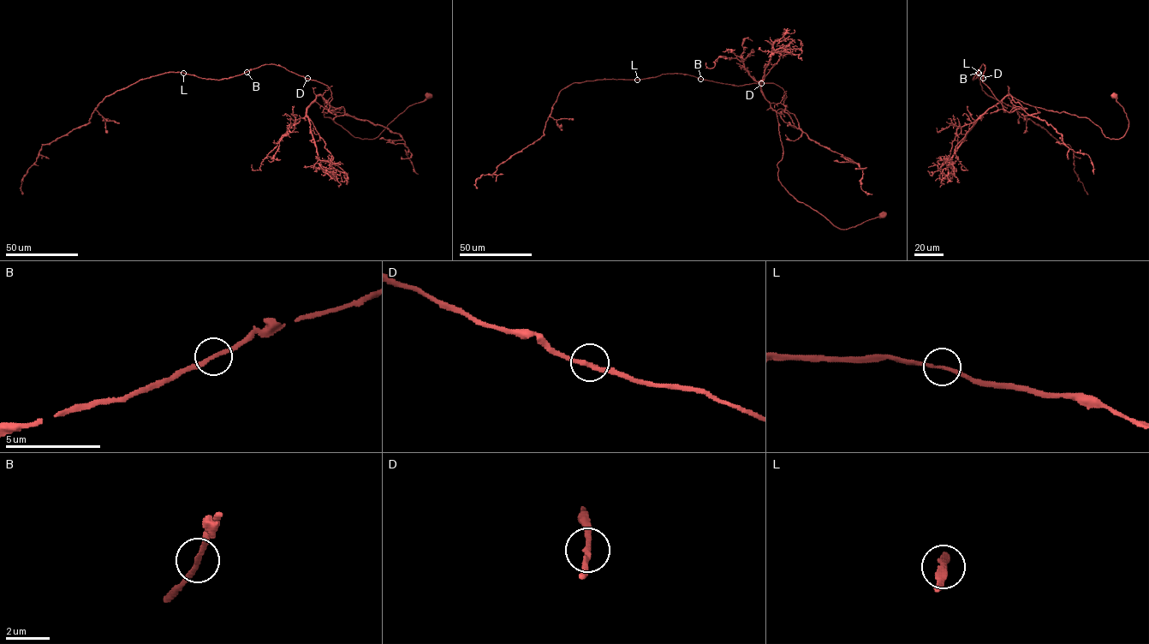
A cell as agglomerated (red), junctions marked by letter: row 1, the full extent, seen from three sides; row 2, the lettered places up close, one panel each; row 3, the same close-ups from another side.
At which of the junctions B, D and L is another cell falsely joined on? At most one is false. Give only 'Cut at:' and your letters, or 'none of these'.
Cut at: none of these

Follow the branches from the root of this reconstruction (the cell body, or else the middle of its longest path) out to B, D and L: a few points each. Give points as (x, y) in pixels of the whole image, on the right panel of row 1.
B: (1114, 96), (1128, 122), (1118, 139), (1086, 117), (1010, 95), (1003, 110), (982, 81), (983, 63), (979, 72)
D: (1114, 96), (1128, 122), (1118, 139), (1105, 137), (1086, 117), (1010, 95), (1002, 101), (1003, 110), (983, 78)
L: (1114, 96), (1128, 122), (1118, 139), (1010, 95), (1003, 110), (983, 63), (973, 80), (979, 73)

